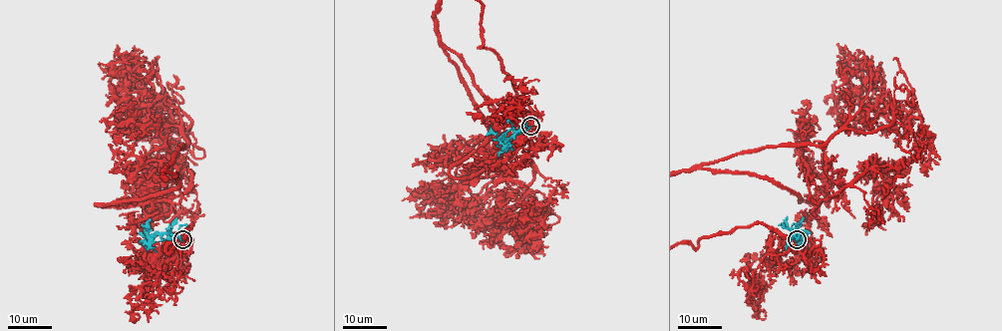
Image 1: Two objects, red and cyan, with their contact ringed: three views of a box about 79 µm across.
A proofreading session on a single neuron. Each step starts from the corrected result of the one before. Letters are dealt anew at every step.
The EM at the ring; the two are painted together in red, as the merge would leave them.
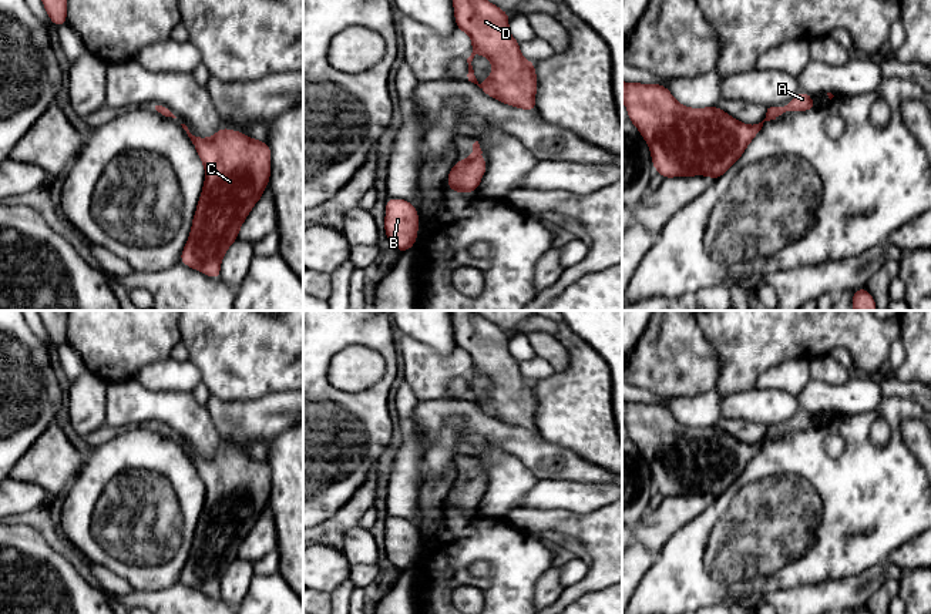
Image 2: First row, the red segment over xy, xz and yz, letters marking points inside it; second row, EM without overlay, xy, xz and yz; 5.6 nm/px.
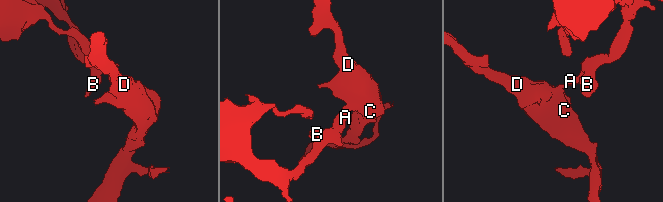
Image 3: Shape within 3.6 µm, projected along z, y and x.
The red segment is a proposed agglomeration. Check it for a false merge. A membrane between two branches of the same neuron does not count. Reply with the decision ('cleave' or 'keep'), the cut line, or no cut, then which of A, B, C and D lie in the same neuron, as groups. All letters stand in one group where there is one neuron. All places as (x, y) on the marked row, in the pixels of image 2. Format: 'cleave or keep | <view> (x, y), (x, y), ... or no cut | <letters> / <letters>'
keep | no cut | A B C D

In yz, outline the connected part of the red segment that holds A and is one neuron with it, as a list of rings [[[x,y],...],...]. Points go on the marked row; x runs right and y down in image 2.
[[[622,81],[622,101],[628,108],[628,120],[633,123],[651,148],[653,170],[665,178],[706,175],[715,181],[720,178],[745,152],[752,140],[762,130],[764,121],[776,120],[789,111],[810,111],[816,101],[801,90],[787,105],[767,108],[766,118],[759,124],[743,124],[726,114],[717,105],[705,108],[689,108],[676,101],[663,84],[641,84]]]

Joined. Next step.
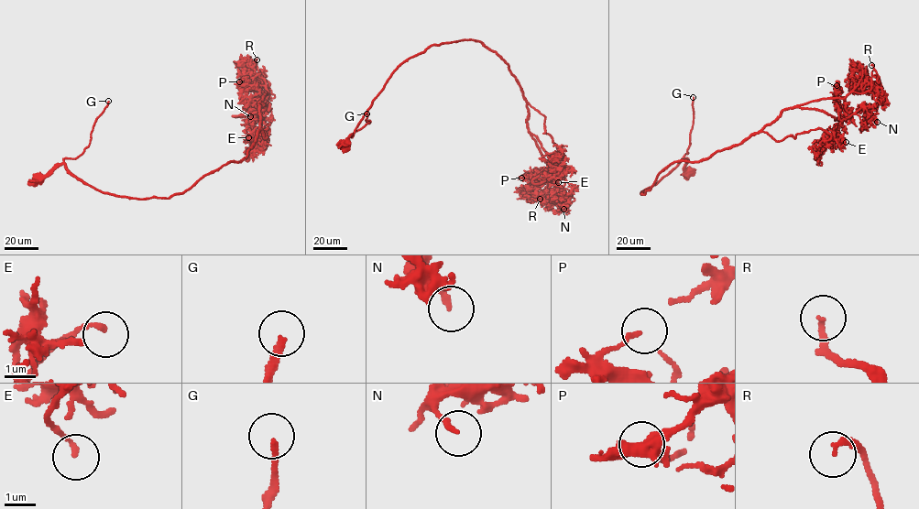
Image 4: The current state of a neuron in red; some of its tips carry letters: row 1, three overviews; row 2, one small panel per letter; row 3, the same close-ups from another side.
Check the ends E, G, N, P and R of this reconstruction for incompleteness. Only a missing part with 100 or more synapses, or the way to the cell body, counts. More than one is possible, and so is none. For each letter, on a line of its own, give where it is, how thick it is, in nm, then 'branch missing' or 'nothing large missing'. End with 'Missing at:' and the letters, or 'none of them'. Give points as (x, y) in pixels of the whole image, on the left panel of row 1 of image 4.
E: place (248, 137); calibre 160 nm; nothing large missing
G: place (108, 101); calibre 190 nm; branch missing
N: place (250, 116); calibre 170 nm; nothing large missing
P: place (239, 81); calibre 130 nm; nothing large missing
R: place (257, 59); calibre 180 nm; branch missing
Missing at: G, R

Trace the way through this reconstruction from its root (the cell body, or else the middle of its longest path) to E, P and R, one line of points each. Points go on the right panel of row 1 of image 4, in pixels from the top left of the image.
E: (688, 172), (683, 158), (641, 194), (672, 164), (705, 160), (760, 132), (780, 141), (820, 128), (846, 142)
P: (688, 172), (683, 158), (641, 194), (672, 164), (737, 146), (783, 110), (843, 97), (844, 109), (836, 85)
R: (688, 172), (683, 158), (641, 194), (783, 110), (868, 92), (871, 65)

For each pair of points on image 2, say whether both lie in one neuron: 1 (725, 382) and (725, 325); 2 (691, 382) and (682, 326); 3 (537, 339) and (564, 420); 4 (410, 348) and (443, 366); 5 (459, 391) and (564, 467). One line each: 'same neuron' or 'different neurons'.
1: same neuron
2: same neuron
3: different neurons
4: same neuron
5: different neurons

